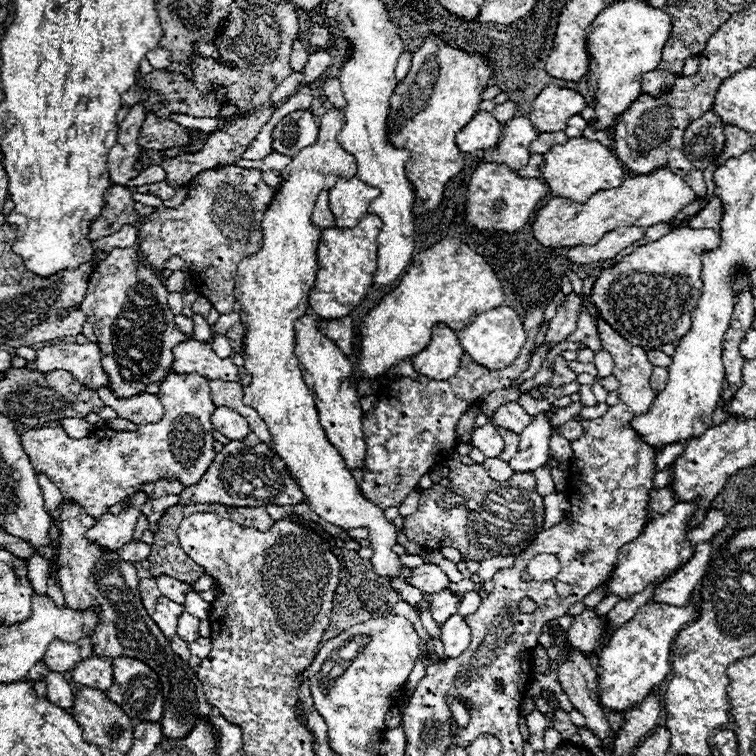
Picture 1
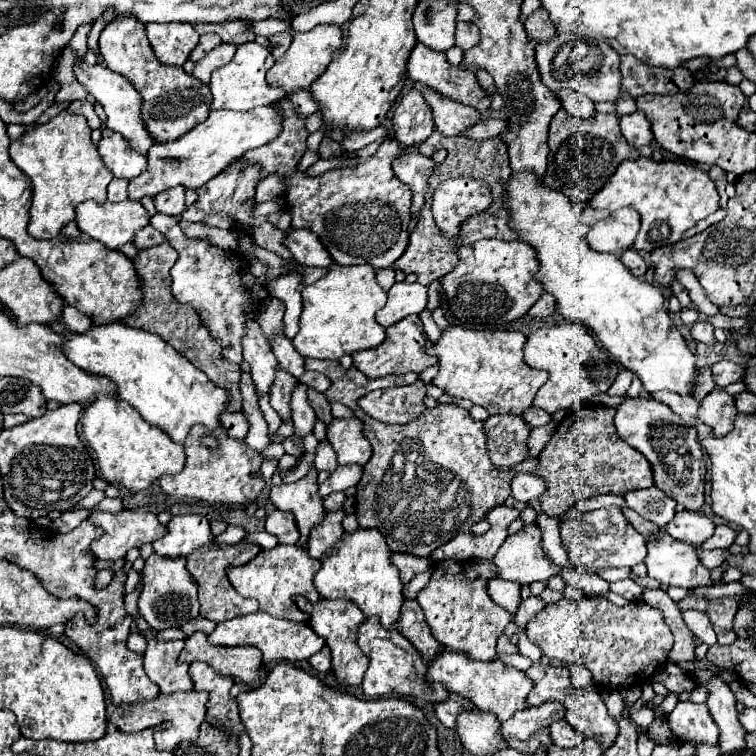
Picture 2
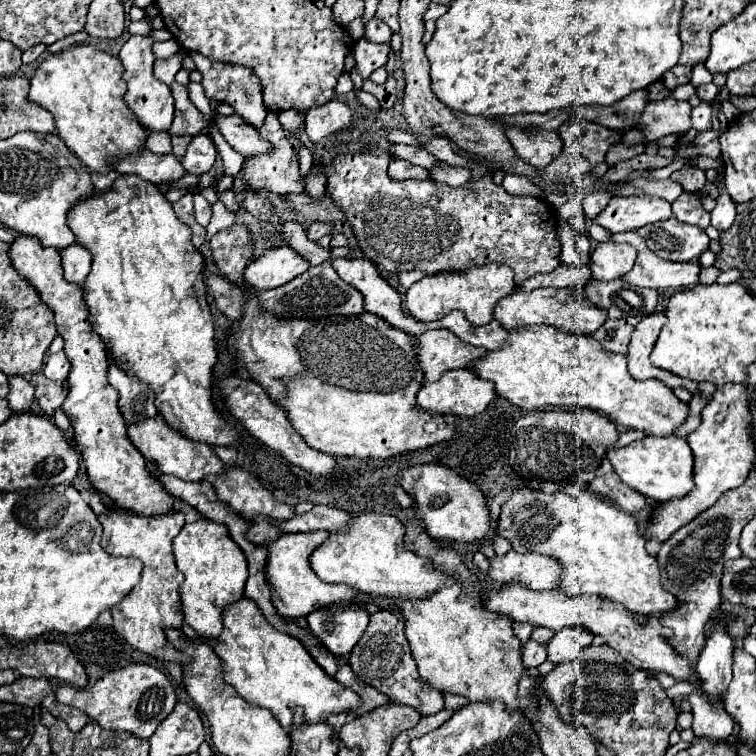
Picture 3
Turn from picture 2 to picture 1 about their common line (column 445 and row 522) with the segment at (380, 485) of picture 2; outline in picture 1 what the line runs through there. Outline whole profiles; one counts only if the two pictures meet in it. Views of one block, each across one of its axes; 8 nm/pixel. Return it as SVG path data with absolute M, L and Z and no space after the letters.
M454 452L446 466L450 466L448 486L432 486L420 492L420 506L412 516L404 518L406 538L420 544L424 550L440 550L444 546L456 548L464 560L488 560L496 556L518 556L544 530L544 502L536 492L536 478L532 472L514 472L510 480L492 480L482 464L462 464L460 454Z

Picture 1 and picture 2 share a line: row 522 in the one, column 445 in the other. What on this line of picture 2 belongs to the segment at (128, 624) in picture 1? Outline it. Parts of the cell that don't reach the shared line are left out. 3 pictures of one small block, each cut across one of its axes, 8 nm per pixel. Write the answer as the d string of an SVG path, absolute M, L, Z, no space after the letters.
M416 44L410 58L408 58L408 76L418 82L418 84L424 84L444 96L450 96L454 100L462 100L462 104L470 104L474 106L478 112L490 108L490 98L484 94L484 90L480 88L478 84L478 78L476 74L468 72L468 70L462 70L460 66L450 66L450 62L446 60L444 52L436 52L436 50L430 50L426 48L424 44Z

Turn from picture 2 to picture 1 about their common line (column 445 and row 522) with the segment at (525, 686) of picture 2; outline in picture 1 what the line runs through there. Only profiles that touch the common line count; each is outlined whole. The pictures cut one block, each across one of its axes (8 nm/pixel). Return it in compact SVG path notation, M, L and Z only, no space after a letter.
M676 502L668 514L656 516L652 522L648 522L644 532L636 540L632 540L632 544L626 544L624 548L620 548L620 560L612 570L612 576L604 582L606 596L614 594L620 598L628 598L632 594L642 592L650 584L664 582L678 568L682 568L692 558L692 552L694 552L686 540L686 522L690 520L694 510L696 510L696 504Z

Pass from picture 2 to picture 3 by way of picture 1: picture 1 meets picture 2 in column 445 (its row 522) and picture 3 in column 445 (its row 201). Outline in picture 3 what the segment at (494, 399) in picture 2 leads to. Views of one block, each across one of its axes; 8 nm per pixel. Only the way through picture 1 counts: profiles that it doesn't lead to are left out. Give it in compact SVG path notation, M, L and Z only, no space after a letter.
M486 264L480 268L470 268L466 272L442 272L430 274L420 282L412 284L406 292L406 312L418 322L432 322L444 318L452 310L462 310L466 320L474 326L484 326L494 318L494 304L512 294L516 288L514 272L506 264Z

